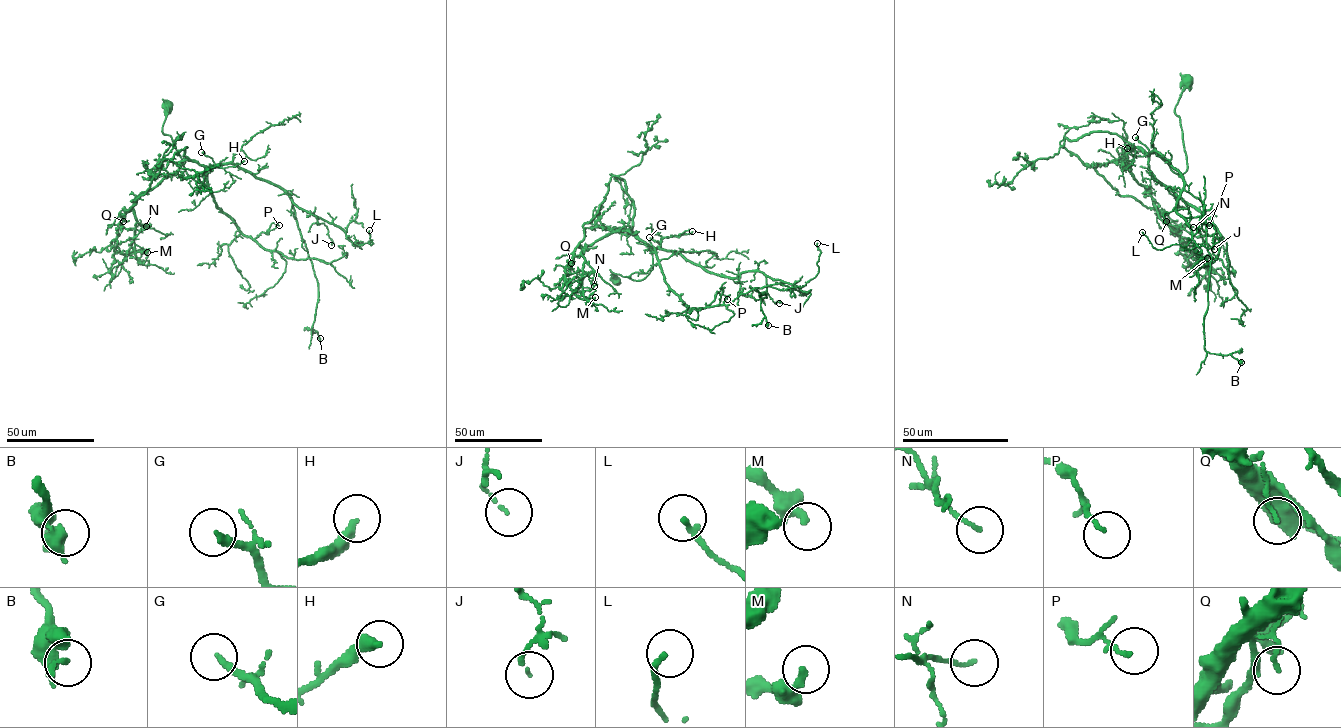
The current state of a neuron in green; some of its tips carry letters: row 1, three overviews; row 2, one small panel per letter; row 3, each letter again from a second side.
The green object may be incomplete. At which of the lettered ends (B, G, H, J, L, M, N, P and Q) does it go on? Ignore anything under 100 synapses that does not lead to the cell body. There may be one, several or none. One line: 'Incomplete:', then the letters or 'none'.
Incomplete: none

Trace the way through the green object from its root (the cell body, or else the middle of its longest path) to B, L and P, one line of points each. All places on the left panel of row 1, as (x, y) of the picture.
B: (169, 106), (162, 132), (192, 178), (235, 163), (291, 197), (320, 338)
L: (169, 106), (162, 132), (196, 181), (204, 165), (235, 163), (354, 243), (371, 245), (369, 230)
P: (169, 106), (162, 132), (190, 177), (202, 182), (205, 166), (216, 206), (253, 239), (279, 225)

